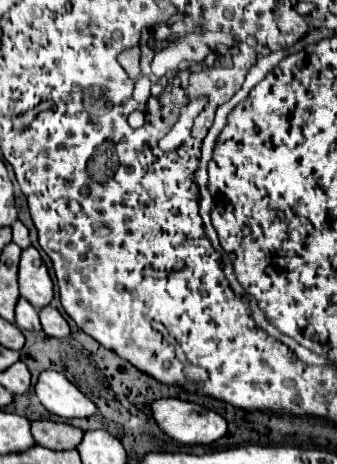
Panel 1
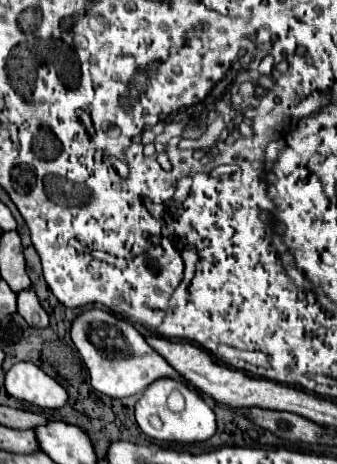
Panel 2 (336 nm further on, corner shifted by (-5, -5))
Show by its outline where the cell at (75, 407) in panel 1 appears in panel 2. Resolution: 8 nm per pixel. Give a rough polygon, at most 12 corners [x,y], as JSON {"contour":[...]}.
{"contour":[[14,363],[4,387],[14,399],[58,409],[64,387],[34,363]]}

